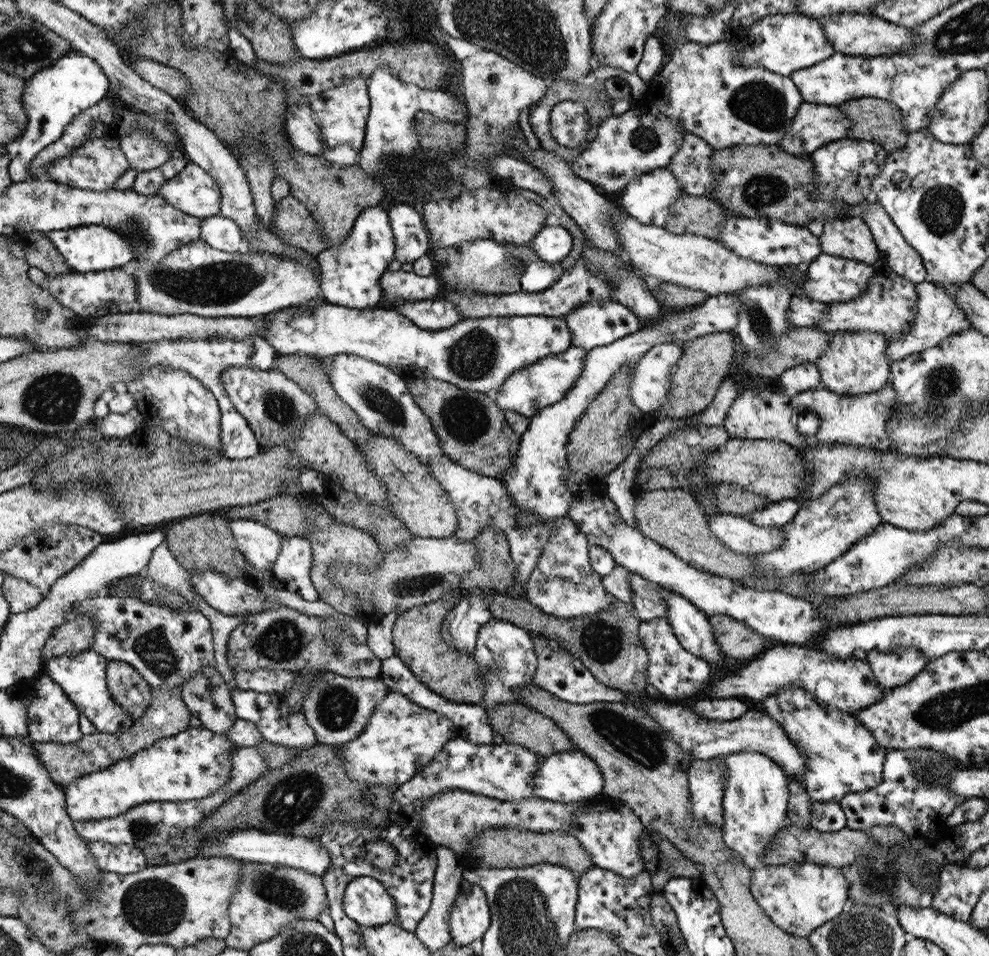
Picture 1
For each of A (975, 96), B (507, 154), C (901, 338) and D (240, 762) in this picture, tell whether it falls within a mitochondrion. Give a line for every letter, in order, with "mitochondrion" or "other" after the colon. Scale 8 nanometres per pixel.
A: other
B: other
C: other
D: other

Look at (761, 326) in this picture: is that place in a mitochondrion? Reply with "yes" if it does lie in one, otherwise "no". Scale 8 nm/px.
yes

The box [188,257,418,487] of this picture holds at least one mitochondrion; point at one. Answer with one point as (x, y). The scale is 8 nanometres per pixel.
(280, 409)

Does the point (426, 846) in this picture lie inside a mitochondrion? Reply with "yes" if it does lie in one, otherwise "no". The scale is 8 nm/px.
no

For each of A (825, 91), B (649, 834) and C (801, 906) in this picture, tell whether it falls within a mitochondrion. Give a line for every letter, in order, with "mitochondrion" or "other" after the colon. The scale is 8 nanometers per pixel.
A: other
B: other
C: other

